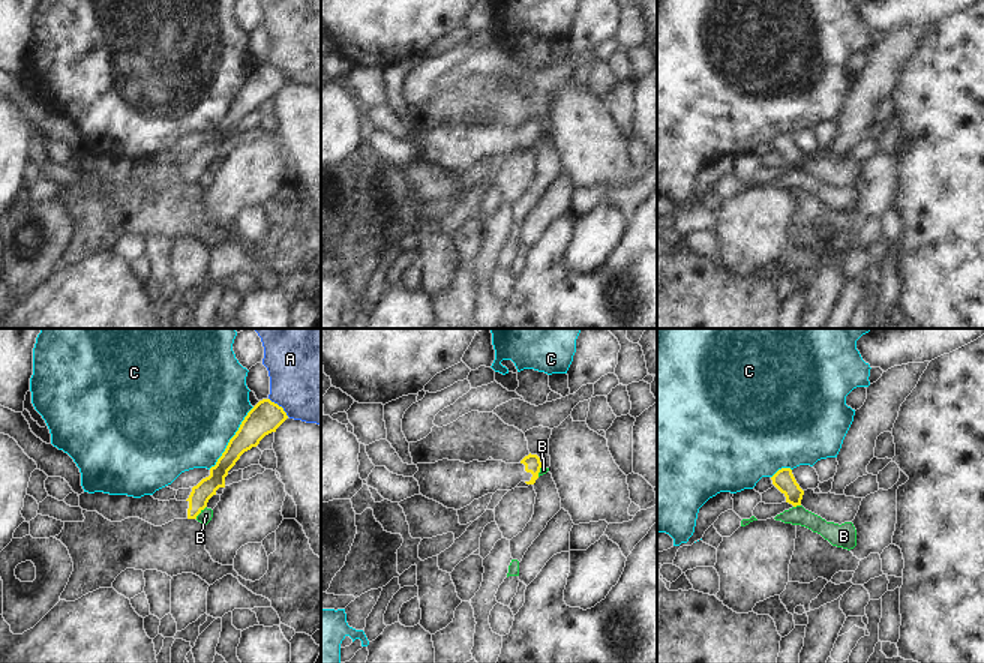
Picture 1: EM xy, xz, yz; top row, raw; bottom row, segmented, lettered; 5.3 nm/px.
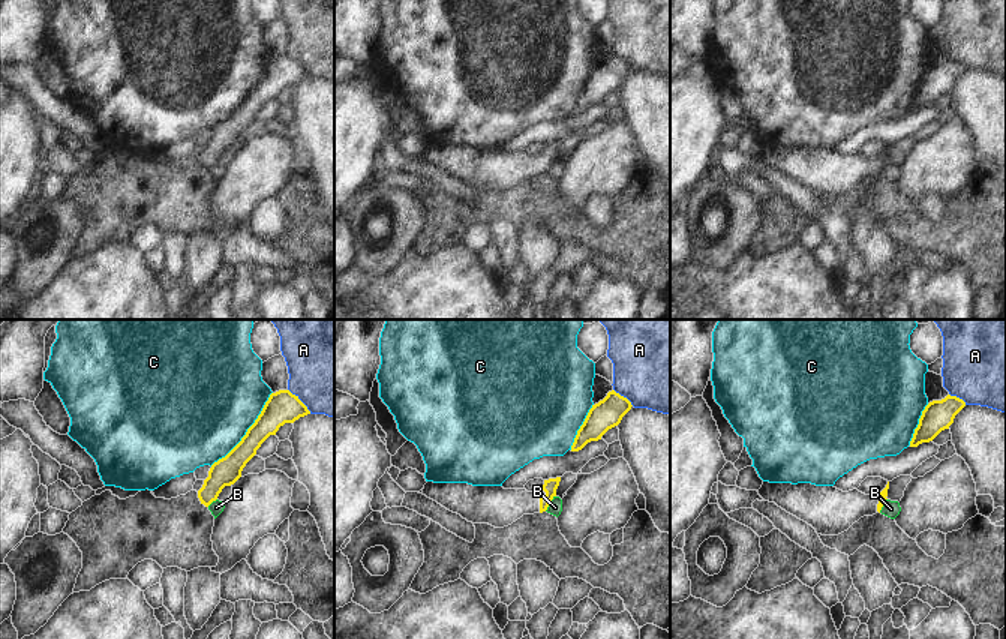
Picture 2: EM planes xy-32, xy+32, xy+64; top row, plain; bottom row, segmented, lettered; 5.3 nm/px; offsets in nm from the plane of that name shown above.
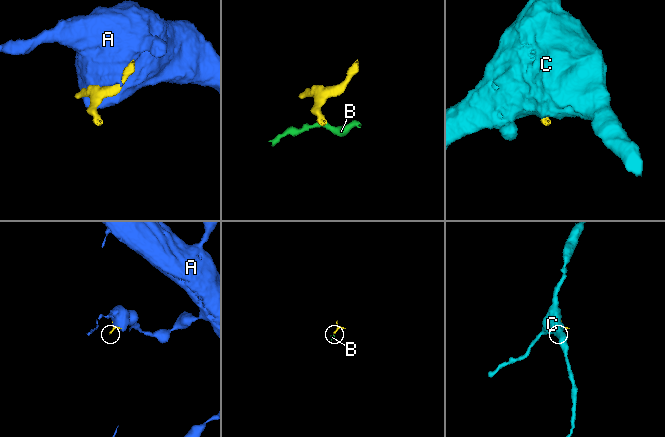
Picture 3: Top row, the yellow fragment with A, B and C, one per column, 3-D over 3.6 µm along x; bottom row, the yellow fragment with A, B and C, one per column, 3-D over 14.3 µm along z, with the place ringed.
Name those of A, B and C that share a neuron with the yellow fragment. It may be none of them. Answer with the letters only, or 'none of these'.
none of these

